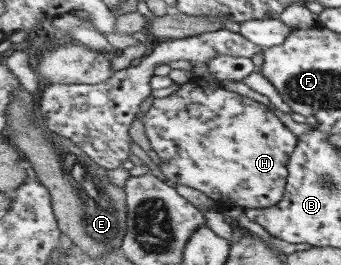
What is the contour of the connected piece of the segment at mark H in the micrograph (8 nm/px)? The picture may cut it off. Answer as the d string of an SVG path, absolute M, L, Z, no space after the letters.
M185 82L168 97L155 97L150 109L139 117L146 136L159 156L162 174L176 185L183 184L203 192L221 206L269 208L283 200L288 183L288 165L291 155L298 148L298 136L293 134L277 114L237 92L225 90L219 82Z

